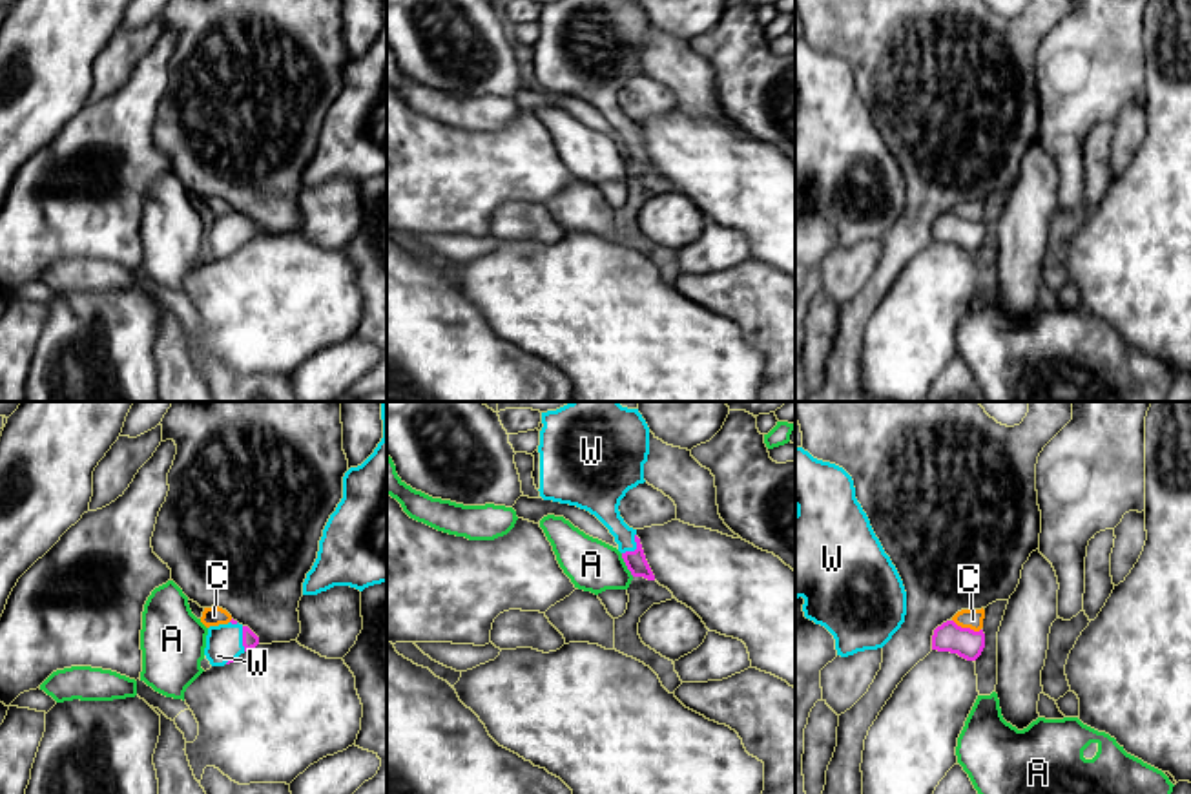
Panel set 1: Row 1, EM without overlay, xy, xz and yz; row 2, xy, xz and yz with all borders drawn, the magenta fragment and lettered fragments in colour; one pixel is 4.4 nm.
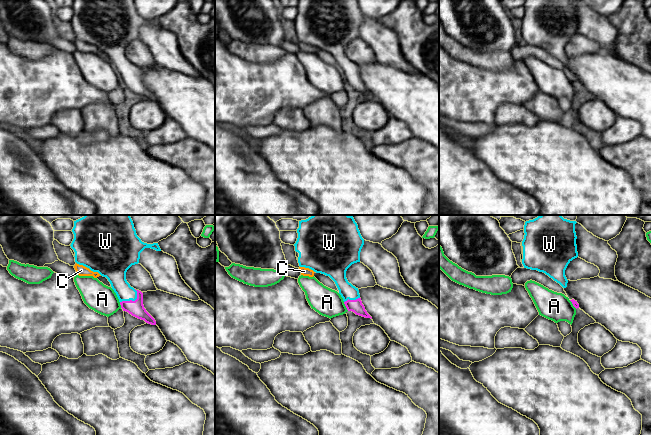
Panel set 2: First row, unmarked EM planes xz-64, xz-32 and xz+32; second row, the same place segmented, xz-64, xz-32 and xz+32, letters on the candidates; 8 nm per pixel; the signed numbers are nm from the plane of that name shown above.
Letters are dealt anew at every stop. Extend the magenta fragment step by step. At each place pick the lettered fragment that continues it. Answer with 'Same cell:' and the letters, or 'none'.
Same cell: W

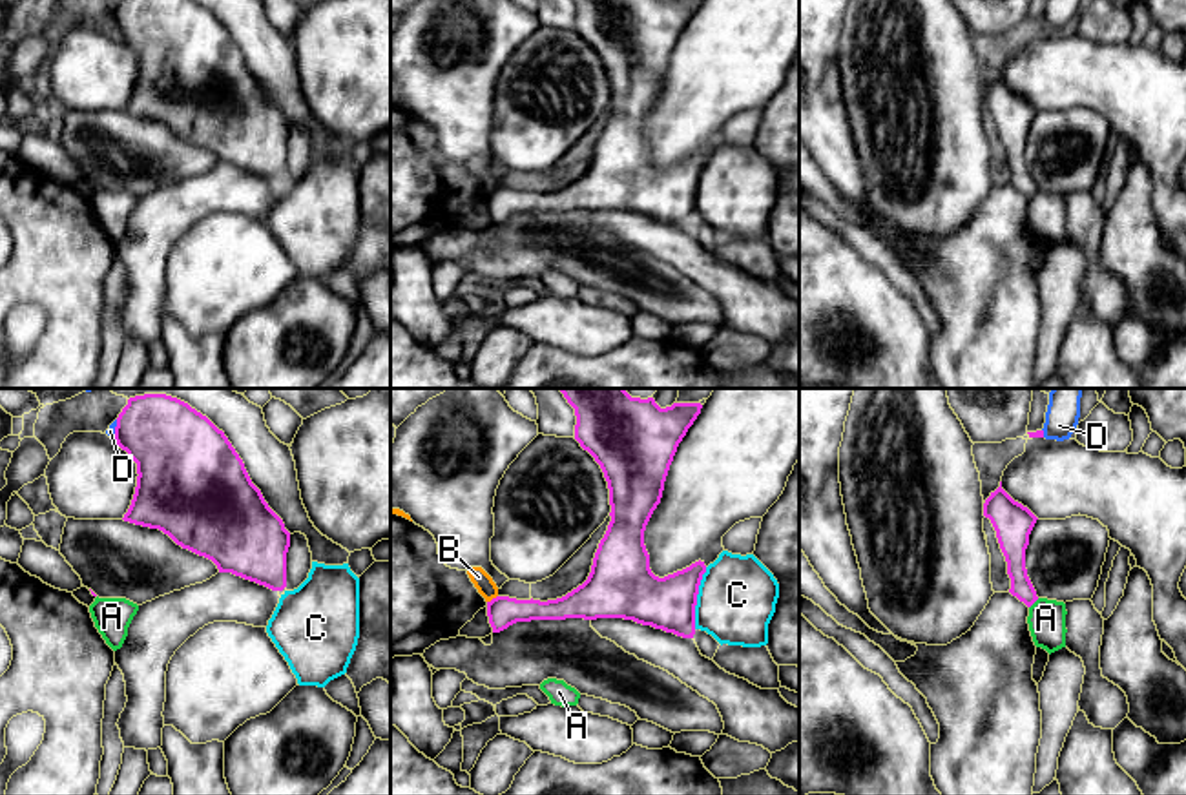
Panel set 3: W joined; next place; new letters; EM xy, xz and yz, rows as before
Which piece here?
Same cell: none

